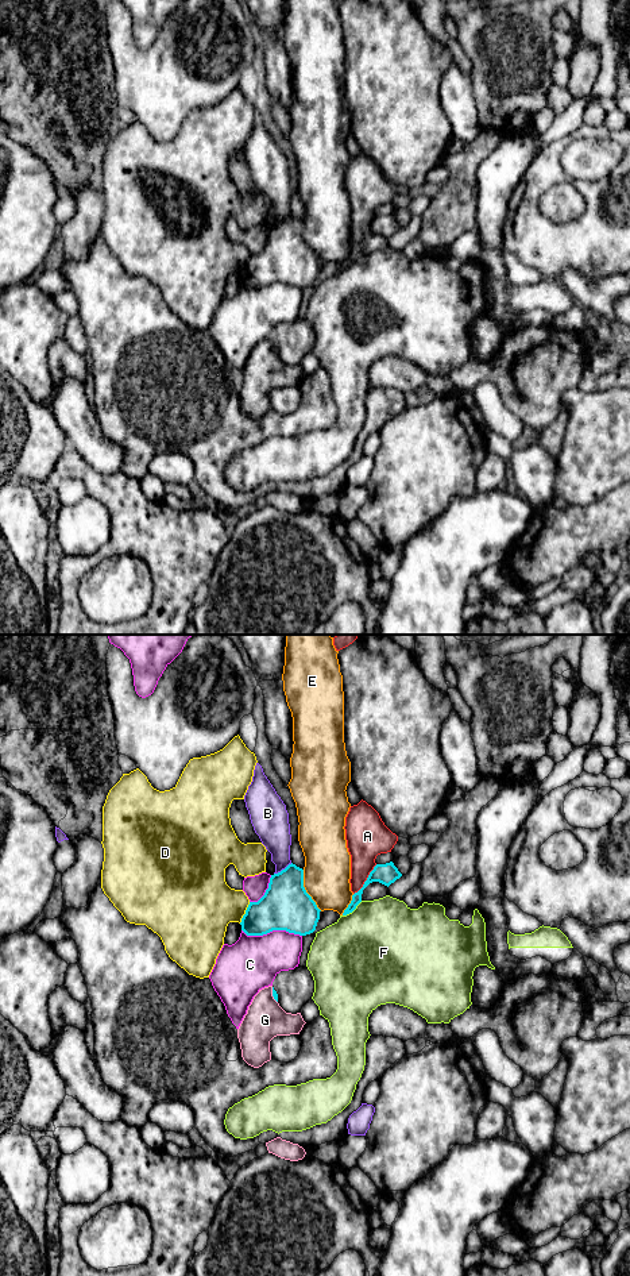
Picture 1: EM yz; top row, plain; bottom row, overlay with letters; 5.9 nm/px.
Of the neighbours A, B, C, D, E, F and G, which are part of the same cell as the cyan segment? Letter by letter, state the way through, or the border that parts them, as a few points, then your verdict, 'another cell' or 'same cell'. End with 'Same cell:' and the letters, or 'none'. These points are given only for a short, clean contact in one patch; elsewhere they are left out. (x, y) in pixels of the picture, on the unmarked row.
A: another cell
B: another cell
C: another cell
D: another cell
E: another cell
F: another cell
G: another cell
Same cell: none

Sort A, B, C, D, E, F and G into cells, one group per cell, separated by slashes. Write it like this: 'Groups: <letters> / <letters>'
Groups: A / B / C / D / E / F / G

